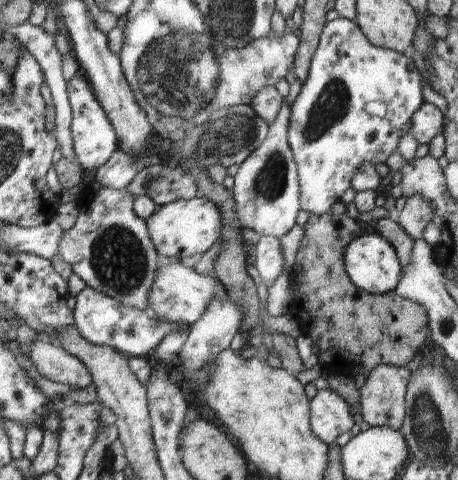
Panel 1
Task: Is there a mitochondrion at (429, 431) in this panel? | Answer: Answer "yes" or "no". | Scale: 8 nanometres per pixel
yes

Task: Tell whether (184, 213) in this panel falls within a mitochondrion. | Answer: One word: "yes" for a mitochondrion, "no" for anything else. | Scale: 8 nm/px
no

